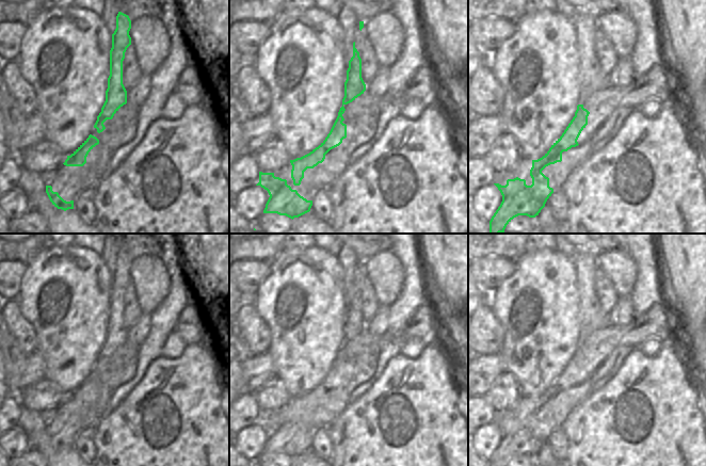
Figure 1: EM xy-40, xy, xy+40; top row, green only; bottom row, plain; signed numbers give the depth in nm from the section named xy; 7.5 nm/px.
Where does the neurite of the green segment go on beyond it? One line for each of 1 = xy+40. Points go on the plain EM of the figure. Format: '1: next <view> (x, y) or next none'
1: next none

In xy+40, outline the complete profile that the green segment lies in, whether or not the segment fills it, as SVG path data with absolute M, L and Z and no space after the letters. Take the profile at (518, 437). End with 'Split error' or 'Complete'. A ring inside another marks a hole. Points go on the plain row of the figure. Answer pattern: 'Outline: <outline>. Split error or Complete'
Outline: M578 343L575 355L562 372L551 384L549 389L540 398L532 399L530 415L532 423L527 424L525 418L518 416L508 418L506 424L494 422L502 434L502 440L490 460L490 466L507 466L518 454L535 456L545 446L547 438L553 432L549 425L549 417L542 409L562 400L562 391L578 385L578 376L588 364L590 351Z. Complete

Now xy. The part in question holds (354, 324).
Outline: M355 280L353 282L353 295L349 300L349 307L347 309L347 319L344 321L344 336L342 338L342 346L338 351L338 355L325 376L325 379L309 392L290 399L292 404L291 417L294 424L300 424L304 417L304 411L307 407L314 407L319 402L322 402L325 398L325 393L333 387L339 385L342 379L347 376L347 364L342 353L344 352L344 343L348 343L355 339L358 335L366 330L366 323L362 317L362 298L359 291L355 287Z. Complete

